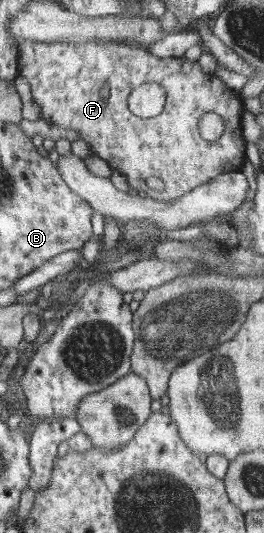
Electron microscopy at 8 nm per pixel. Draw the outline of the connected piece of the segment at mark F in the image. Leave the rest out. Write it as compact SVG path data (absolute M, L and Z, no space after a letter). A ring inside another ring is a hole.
M25 40L20 44L20 60L19 60L19 70L21 70L20 75L24 76L30 86L32 87L32 94L34 100L41 106L43 117L45 120L51 124L56 124L64 129L73 129L81 134L80 139L89 143L92 149L93 155L99 155L105 160L108 160L113 168L119 170L121 174L127 176L129 184L134 186L136 189L141 189L147 192L149 197L153 197L162 201L174 202L177 199L183 197L189 192L193 192L197 187L203 186L203 184L213 181L213 179L225 175L226 173L241 172L241 168L245 166L247 162L247 142L248 138L245 134L244 129L244 114L245 102L241 99L239 91L232 89L230 85L226 83L217 74L205 73L203 68L197 62L190 62L185 57L182 58L160 58L159 56L153 55L149 48L145 46L137 46L124 43L111 43L111 44L69 44L65 41L41 44L37 41L37 52L35 52L35 40ZM156 81L160 83L167 90L167 103L164 111L155 118L141 118L137 114L132 114L129 110L129 94L135 87L141 86L146 82ZM215 112L216 114L221 114L225 118L227 129L225 134L219 138L219 140L205 140L203 134L200 131L200 119L205 114L210 114ZM151 176L156 176L161 178L165 184L164 191L154 191L147 186L147 178Z

